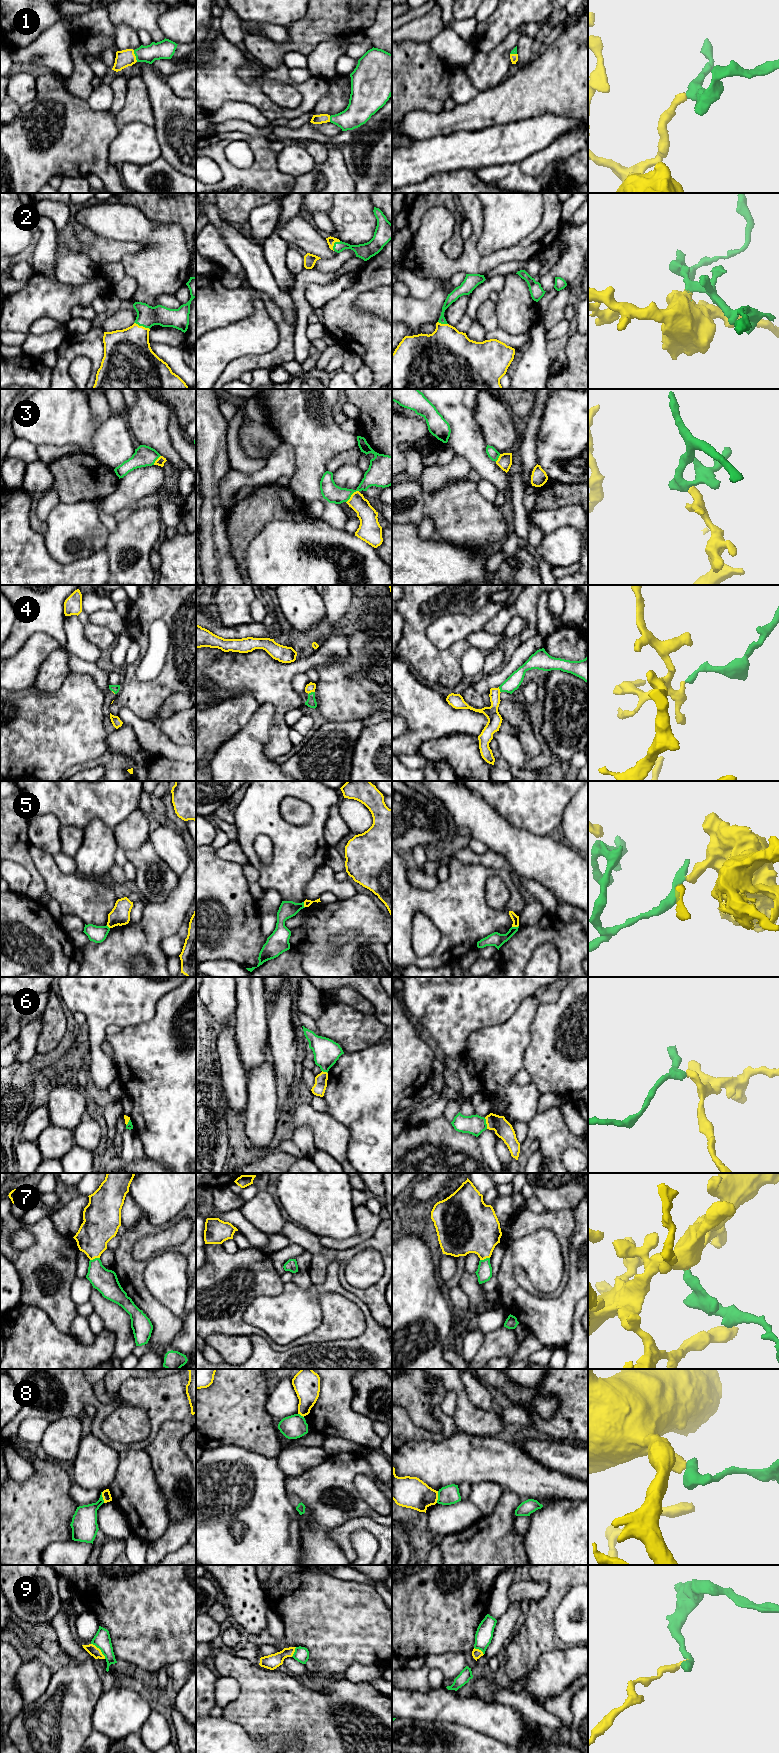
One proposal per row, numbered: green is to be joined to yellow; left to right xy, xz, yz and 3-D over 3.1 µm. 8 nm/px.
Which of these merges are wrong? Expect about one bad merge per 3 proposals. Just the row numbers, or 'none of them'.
5, 6, 8, 9

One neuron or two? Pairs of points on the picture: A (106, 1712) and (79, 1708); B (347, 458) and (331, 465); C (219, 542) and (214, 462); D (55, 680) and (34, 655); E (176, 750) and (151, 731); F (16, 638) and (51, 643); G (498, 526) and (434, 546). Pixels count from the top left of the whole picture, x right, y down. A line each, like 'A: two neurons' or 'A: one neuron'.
A: two neurons
B: one neuron
C: one neuron
D: two neurons
E: one neuron
F: two neurons
G: two neurons

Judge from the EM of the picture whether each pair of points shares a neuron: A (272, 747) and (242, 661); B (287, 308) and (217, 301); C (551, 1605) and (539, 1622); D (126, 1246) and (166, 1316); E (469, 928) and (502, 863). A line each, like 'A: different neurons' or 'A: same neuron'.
A: same neuron
B: different neurons
C: same neuron
D: same neuron
E: different neurons

